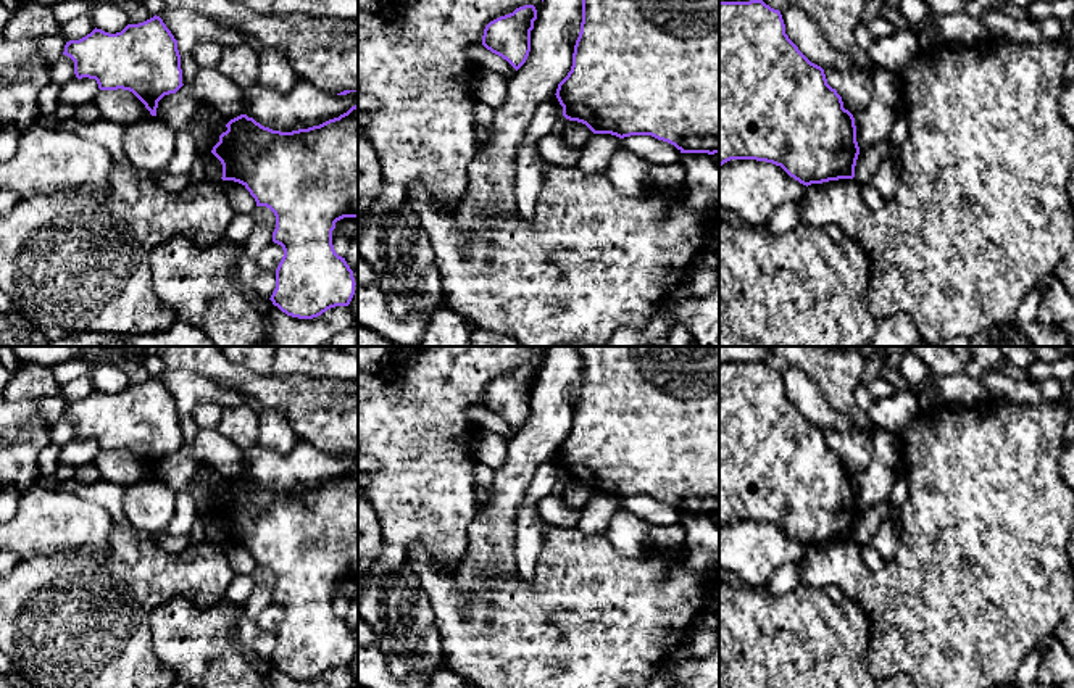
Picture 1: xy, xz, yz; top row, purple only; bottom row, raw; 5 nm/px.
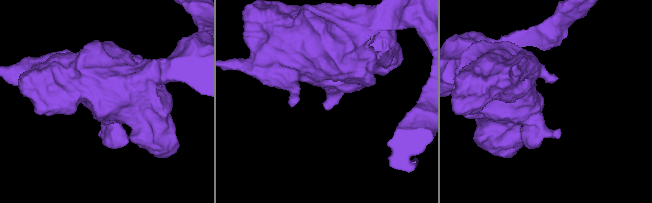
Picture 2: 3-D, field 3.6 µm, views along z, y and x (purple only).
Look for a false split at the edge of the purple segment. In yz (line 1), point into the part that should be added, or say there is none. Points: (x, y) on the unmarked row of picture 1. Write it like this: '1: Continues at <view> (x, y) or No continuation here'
1: No continuation here

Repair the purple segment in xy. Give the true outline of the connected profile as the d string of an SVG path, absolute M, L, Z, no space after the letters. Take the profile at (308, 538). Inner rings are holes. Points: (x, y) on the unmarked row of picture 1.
M358 466L319 487L292 493L273 491L247 475L231 480L226 488L211 511L223 525L221 540L242 545L256 567L266 567L276 577L273 603L282 607L284 617L276 630L276 649L269 659L273 665L298 680L313 680L331 669L348 667L356 644L345 619L334 611L332 591L343 578L358 580Z

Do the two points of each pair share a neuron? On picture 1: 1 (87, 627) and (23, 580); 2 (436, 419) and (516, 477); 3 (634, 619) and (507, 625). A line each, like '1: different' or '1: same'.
1: same
2: different
3: same

